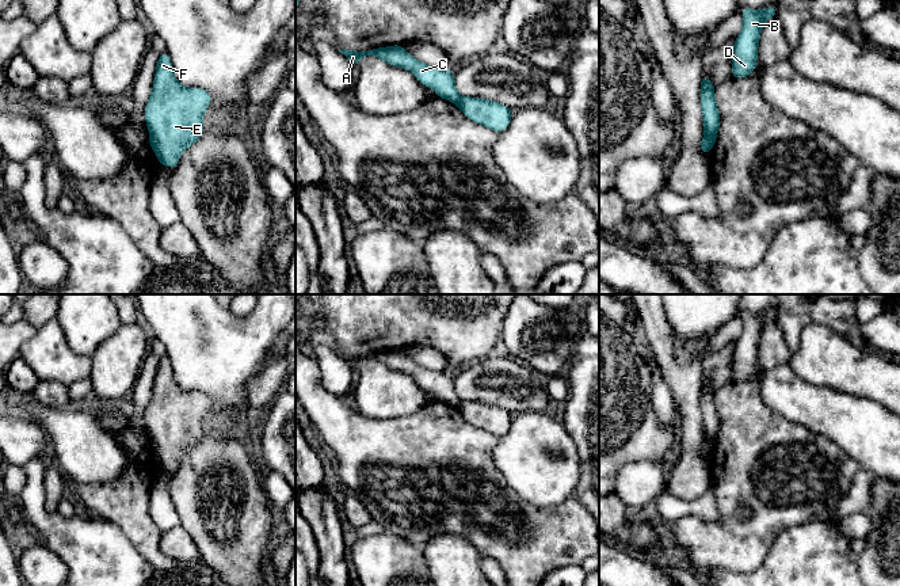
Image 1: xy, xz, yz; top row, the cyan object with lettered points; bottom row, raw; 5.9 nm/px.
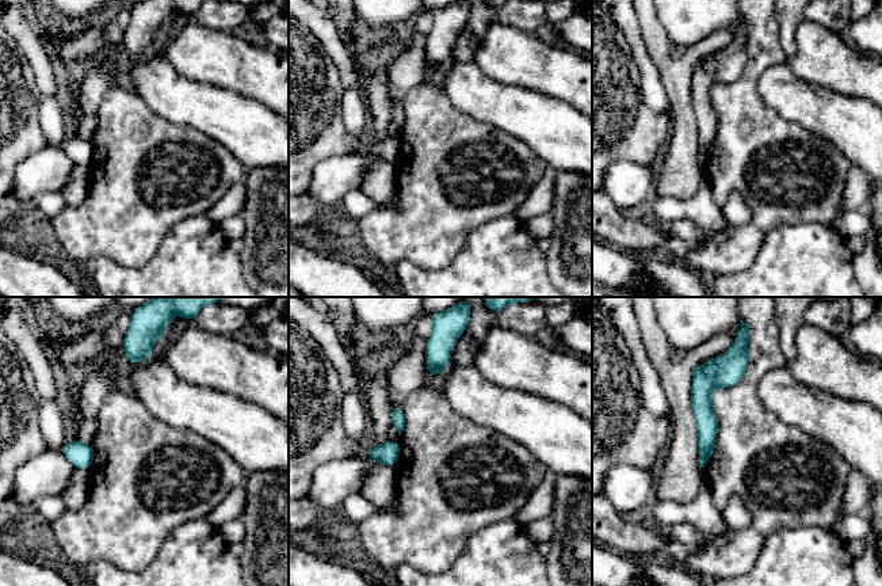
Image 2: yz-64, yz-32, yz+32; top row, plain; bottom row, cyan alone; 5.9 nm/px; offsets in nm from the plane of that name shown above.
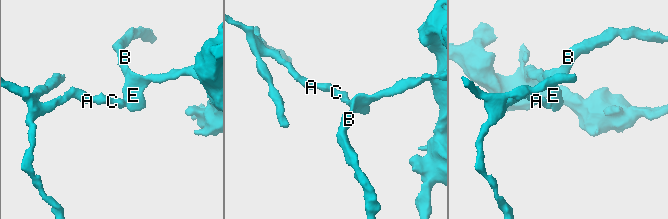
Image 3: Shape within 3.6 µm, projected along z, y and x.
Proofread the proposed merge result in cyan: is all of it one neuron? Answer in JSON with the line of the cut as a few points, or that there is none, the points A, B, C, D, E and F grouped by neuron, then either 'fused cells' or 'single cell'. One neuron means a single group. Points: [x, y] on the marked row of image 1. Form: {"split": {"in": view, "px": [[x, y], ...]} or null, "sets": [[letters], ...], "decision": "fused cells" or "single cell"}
{"split": {"in": "yz", "px": [[705, 134], [710, 144], [709, 151]]}, "sets": [["A", "C"], ["B", "D", "E", "F"]], "decision": "fused cells"}

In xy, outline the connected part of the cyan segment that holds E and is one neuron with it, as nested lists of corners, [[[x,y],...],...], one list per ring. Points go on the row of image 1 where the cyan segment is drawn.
[[[160,53],[145,119],[161,165],[175,167],[180,153],[203,134],[202,117],[210,102],[206,90],[182,87],[168,53]]]

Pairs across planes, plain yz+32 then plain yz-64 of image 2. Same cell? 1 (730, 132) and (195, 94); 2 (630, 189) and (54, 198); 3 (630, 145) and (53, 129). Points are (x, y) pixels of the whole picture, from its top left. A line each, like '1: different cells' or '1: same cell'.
1: different cells
2: different cells
3: different cells

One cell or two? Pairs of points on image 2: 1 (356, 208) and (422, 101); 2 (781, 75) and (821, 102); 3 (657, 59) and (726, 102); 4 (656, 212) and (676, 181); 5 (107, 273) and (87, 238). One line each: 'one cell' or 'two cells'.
1: two cells
2: one cell
3: two cells
4: two cells
5: two cells

